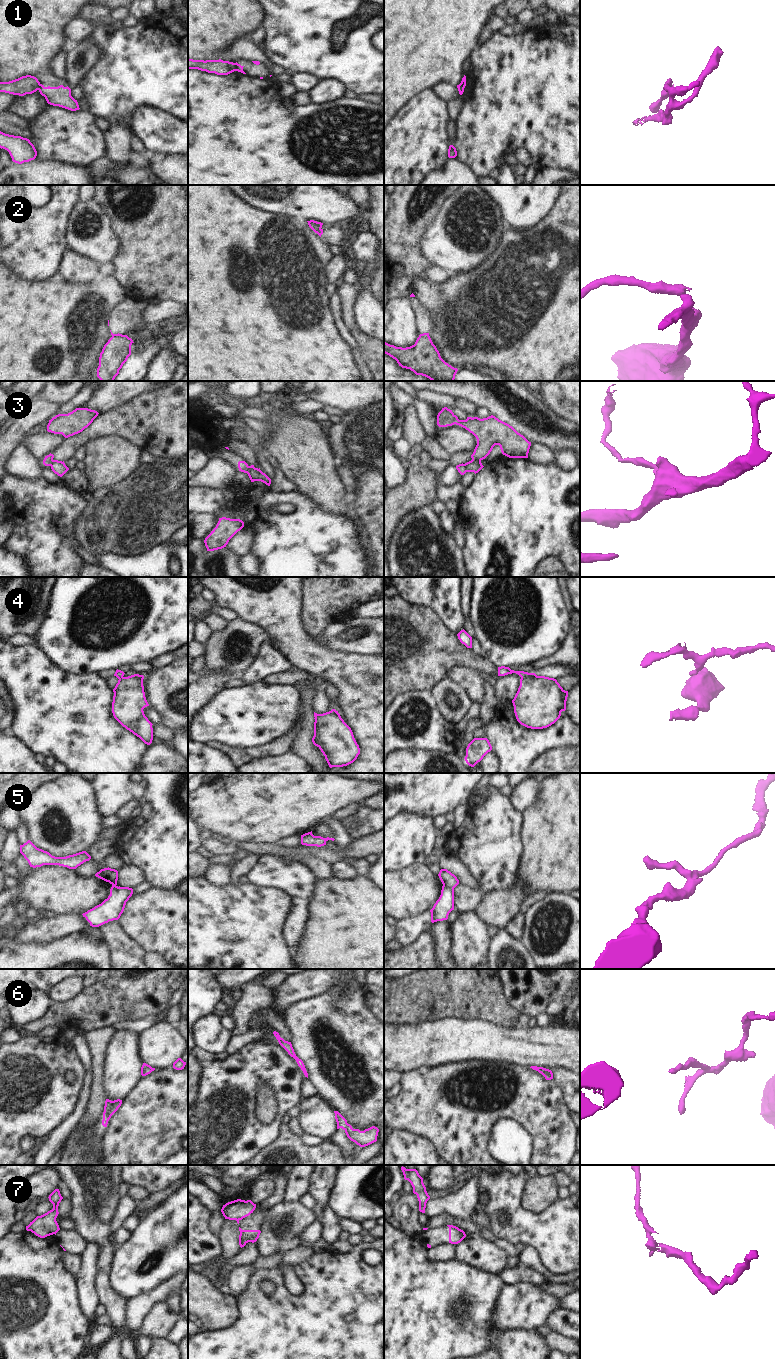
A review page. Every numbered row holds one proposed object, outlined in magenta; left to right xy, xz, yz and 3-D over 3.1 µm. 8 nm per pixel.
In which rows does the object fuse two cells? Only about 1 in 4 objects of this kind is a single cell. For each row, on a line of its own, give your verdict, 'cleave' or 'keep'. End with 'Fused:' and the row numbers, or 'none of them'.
1: cleave
2: cleave
3: cleave
4: cleave
5: cleave
6: cleave
7: cleave
Fused: 1, 2, 3, 4, 5, 6, 7

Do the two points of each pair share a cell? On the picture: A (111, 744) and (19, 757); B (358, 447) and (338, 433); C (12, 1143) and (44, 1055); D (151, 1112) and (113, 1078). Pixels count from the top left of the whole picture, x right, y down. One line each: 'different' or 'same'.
A: different
B: same
C: same
D: different

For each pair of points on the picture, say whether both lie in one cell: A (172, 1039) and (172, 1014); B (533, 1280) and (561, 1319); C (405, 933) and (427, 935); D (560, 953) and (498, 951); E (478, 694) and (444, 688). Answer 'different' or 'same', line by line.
A: different
B: different
C: different
D: different
E: different

